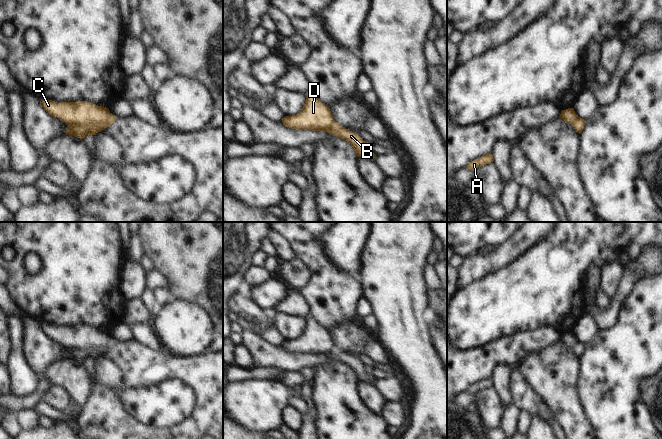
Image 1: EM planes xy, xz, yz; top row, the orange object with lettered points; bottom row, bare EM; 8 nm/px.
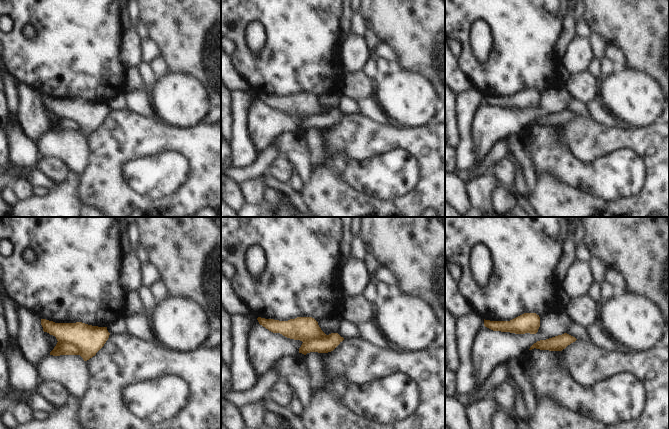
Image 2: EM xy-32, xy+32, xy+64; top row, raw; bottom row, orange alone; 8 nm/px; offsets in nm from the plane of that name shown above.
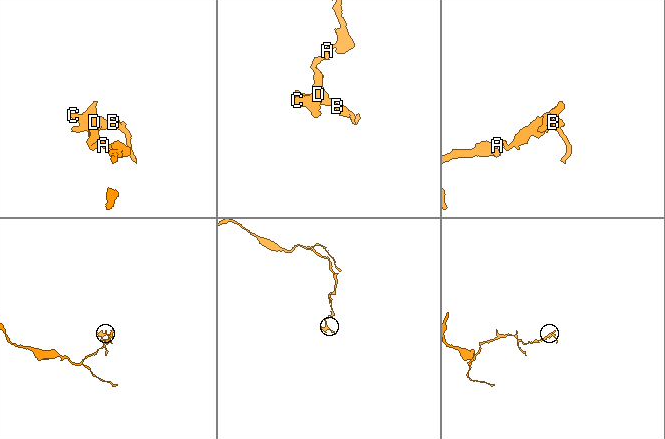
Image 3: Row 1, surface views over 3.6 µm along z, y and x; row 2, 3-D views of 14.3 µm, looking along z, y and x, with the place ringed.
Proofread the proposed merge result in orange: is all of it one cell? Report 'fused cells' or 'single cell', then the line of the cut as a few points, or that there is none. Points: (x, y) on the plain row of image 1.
fused cells | xy (68, 348), (85, 349), (91, 355)

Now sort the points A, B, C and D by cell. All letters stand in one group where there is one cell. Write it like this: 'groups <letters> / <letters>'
groups A C D / B

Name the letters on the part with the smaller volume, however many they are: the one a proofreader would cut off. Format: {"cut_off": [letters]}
{"cut_off": ["B"]}

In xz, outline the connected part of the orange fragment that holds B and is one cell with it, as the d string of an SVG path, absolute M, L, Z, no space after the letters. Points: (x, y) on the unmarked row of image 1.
M335 345L329 351L321 355L346 364L355 373L356 379L358 381L373 384L376 380L371 374L367 374L365 372L366 365L364 365L357 357L342 351Z

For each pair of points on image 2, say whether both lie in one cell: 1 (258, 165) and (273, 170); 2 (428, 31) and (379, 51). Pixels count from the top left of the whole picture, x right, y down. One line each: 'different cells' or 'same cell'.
1: different cells
2: different cells

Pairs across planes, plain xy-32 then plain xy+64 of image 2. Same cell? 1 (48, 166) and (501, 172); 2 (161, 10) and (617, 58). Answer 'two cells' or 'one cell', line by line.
1: one cell
2: two cells

